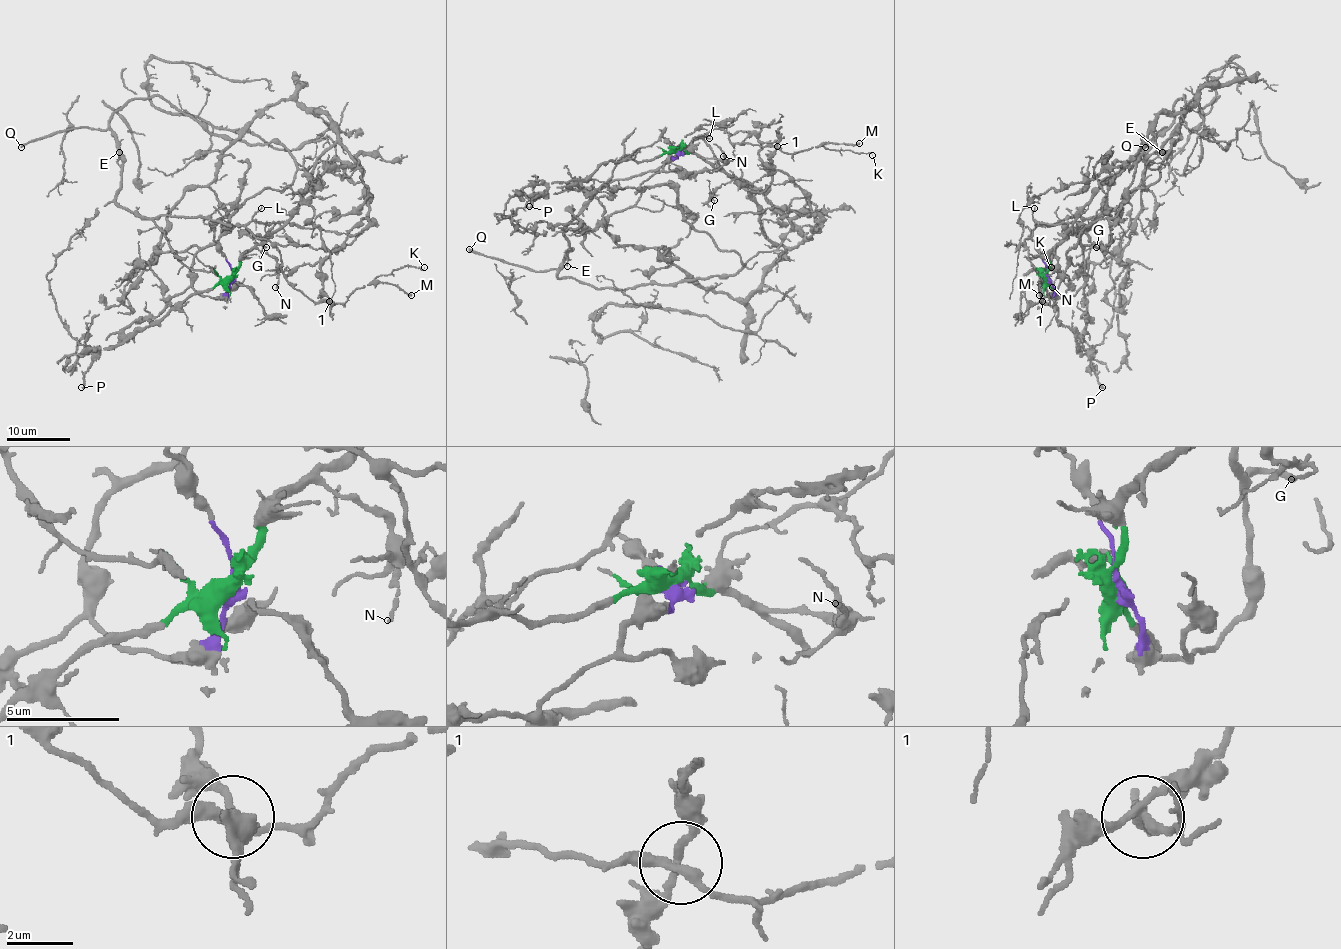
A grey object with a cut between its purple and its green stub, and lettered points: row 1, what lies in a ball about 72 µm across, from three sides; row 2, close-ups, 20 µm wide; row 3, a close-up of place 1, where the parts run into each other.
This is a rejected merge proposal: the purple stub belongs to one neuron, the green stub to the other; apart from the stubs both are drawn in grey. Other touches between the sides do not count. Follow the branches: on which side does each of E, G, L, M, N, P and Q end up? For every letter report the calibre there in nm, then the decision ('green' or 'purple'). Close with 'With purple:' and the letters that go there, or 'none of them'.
E: 90 nm | purple
G: 130 nm | purple
L: 160 nm | purple
M: 200 nm | purple
N: 130 nm | green
P: 280 nm | green
Q: 280 nm | purple
With purple: E, G, L, M, Q

